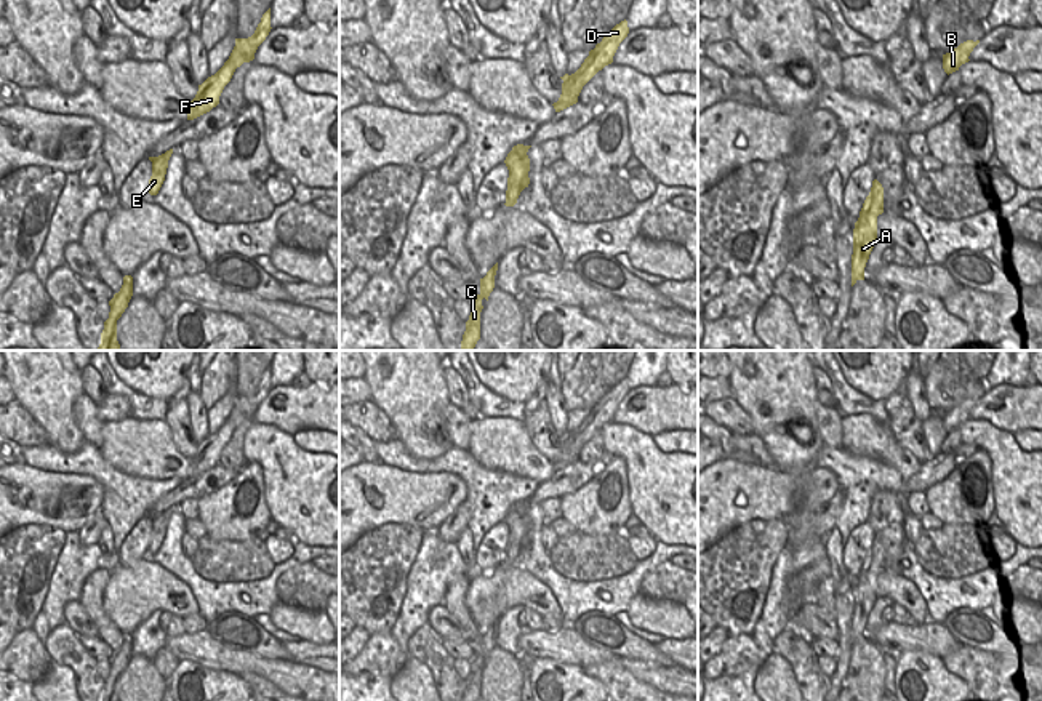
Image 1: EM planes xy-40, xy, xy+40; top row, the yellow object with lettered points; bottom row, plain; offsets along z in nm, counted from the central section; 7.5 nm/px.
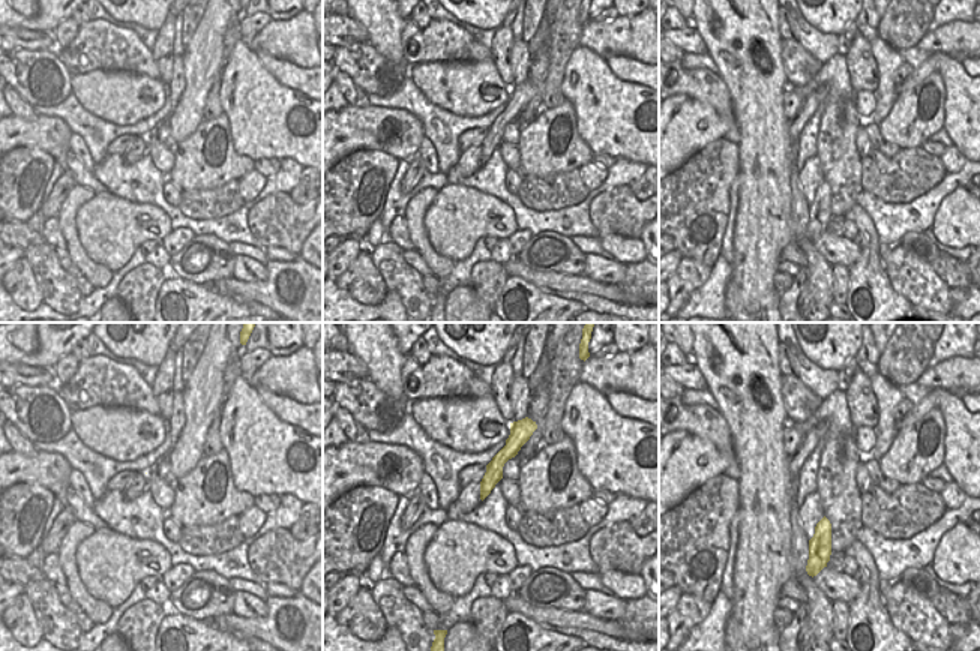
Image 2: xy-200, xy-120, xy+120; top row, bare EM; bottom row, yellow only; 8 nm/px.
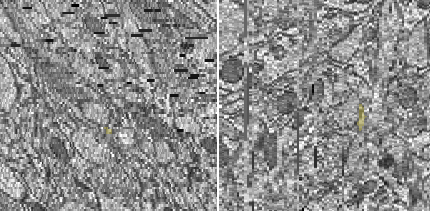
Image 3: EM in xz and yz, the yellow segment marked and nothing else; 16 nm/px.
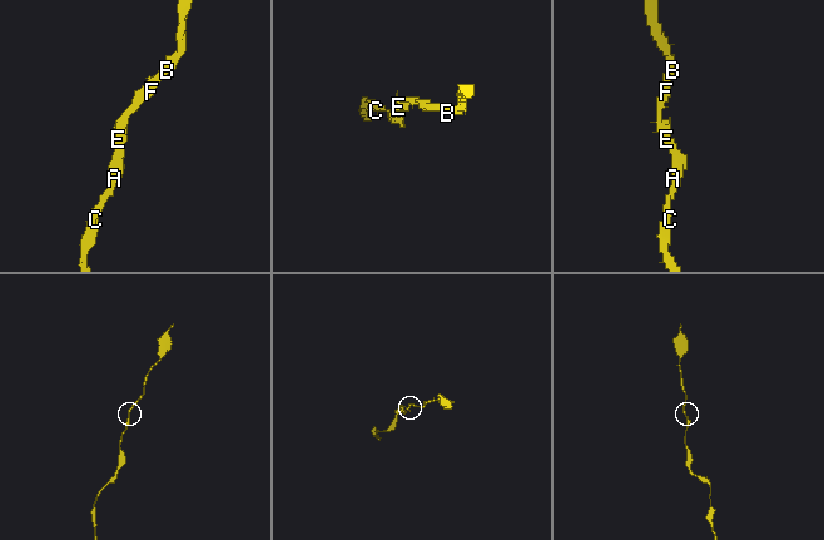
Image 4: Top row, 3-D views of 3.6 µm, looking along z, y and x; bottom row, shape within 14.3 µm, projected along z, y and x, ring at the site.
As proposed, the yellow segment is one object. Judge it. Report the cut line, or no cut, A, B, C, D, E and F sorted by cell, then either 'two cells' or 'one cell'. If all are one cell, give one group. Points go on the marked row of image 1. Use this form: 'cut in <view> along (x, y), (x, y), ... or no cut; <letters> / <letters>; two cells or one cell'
no cut; A B C D E F; one cell

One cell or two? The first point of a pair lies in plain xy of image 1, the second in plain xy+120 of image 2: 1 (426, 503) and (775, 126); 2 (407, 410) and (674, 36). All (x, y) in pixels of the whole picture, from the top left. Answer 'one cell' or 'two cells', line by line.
1: two cells
2: two cells

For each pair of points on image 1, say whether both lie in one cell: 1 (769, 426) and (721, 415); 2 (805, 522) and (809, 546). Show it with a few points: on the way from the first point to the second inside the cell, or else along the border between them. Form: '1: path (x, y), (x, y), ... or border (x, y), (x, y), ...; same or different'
1: border (732, 396), (748, 415), (754, 432); different
2: path (805, 528), (805, 540); same

